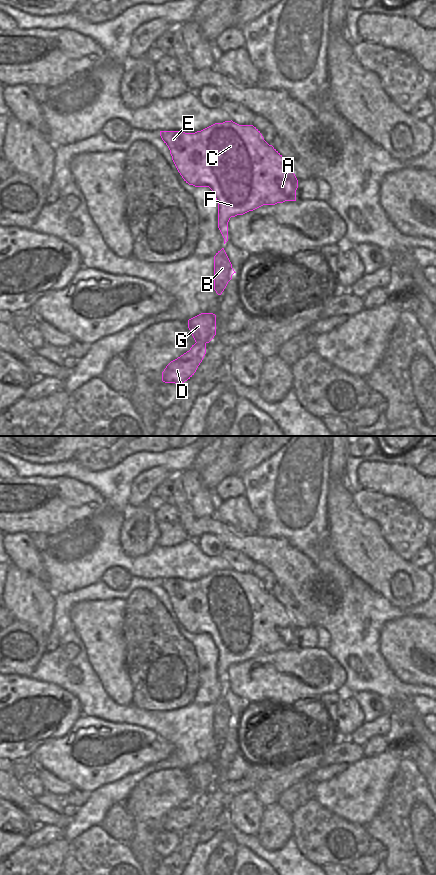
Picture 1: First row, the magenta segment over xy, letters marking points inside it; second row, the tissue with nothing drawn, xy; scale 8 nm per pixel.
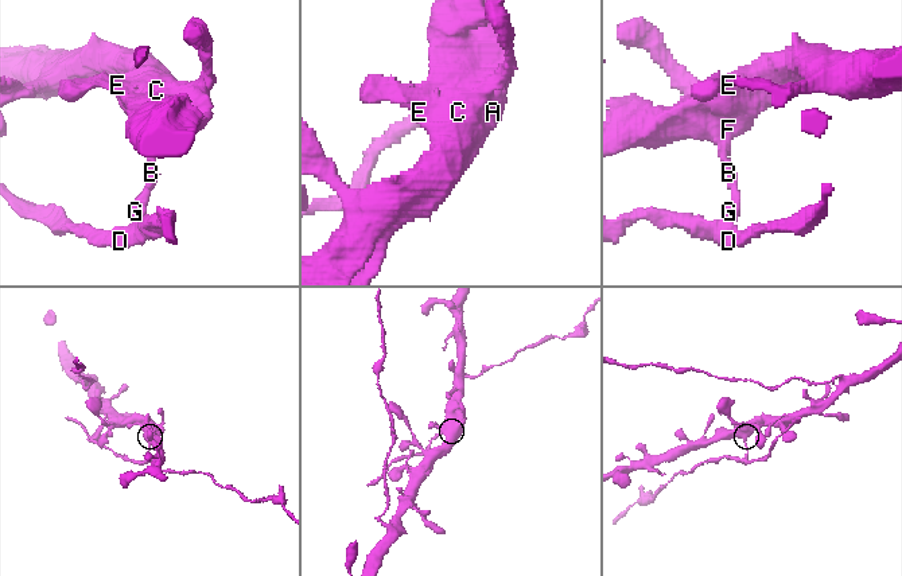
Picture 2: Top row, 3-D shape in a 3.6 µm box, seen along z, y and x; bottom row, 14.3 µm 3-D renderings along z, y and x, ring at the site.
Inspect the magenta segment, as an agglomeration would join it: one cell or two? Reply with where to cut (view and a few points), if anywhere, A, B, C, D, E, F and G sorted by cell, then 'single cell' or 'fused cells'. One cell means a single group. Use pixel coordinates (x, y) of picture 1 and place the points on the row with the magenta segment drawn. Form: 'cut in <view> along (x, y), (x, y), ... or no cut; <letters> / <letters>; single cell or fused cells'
cut in xy along (196, 342), (205, 343); A B C E F G / D; fused cells

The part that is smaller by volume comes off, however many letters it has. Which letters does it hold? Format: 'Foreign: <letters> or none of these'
Foreign: D

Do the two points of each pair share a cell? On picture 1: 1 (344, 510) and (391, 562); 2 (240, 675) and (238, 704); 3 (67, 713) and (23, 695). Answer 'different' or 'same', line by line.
1: same
2: different
3: same

